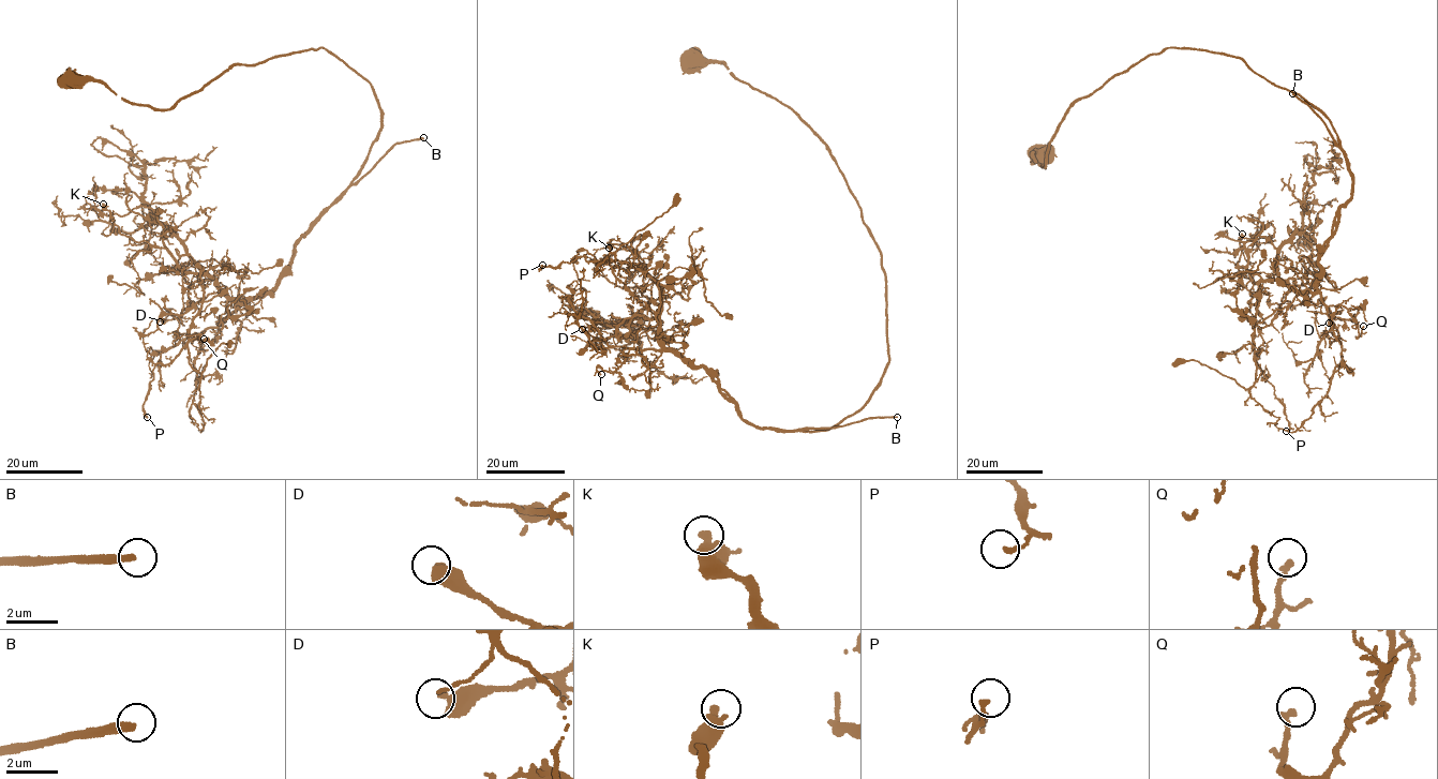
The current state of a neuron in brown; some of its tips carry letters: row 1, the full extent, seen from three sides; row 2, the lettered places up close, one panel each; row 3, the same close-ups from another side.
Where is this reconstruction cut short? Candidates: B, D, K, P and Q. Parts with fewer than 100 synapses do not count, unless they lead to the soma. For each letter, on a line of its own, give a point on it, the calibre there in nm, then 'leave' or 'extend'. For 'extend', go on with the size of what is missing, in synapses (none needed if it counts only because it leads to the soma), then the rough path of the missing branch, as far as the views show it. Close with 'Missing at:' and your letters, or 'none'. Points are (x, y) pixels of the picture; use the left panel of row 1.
B: (423, 137) | 280 nm | extend | 350 syn
D: (160, 321) | 440 nm | leave
K: (103, 204) | 400 nm | leave
P: (147, 417) | 180 nm | leave
Q: (204, 339) | 240 nm | leave
Missing at: B

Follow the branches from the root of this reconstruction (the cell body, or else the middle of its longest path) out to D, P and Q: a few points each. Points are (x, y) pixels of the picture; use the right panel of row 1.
D: (1037, 156), (1077, 101), (1147, 56), (1241, 57), (1330, 121), (1351, 174), (1314, 291), (1288, 281), (1329, 323)
P: (1037, 156), (1168, 47), (1330, 121), (1353, 182), (1317, 284), (1259, 284), (1286, 431)
Q: (1037, 156), (1077, 101), (1147, 56), (1241, 57), (1335, 132), (1352, 191), (1317, 286), (1329, 314), (1363, 326)

